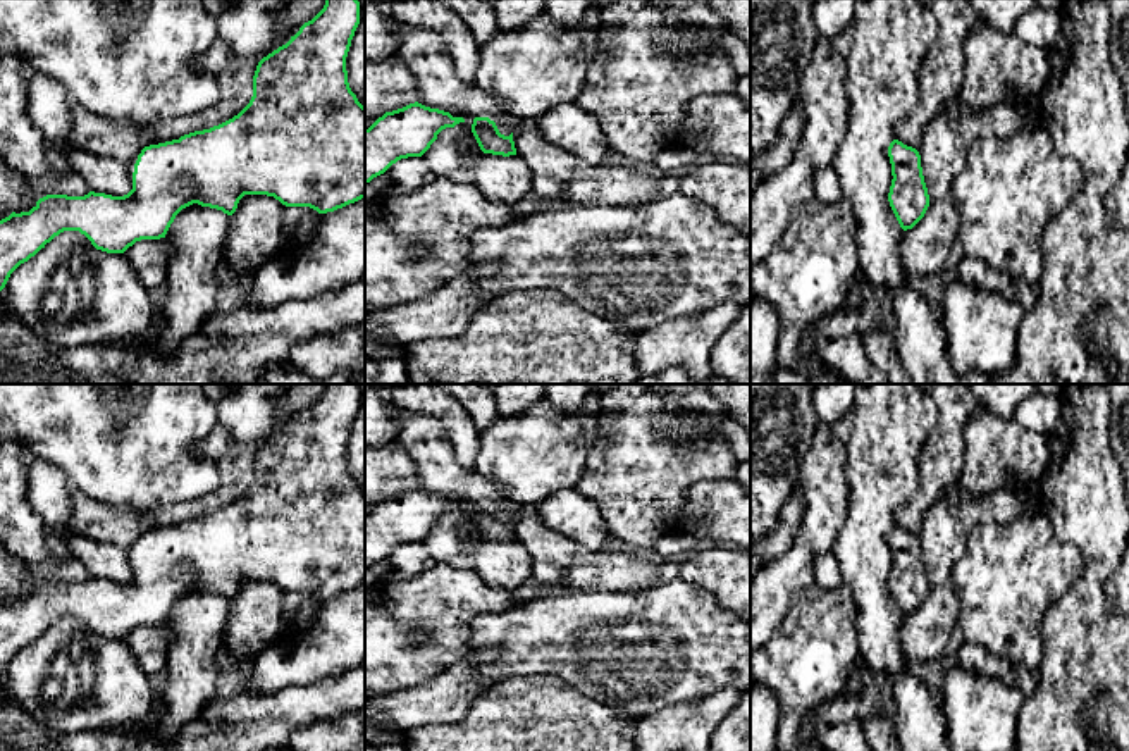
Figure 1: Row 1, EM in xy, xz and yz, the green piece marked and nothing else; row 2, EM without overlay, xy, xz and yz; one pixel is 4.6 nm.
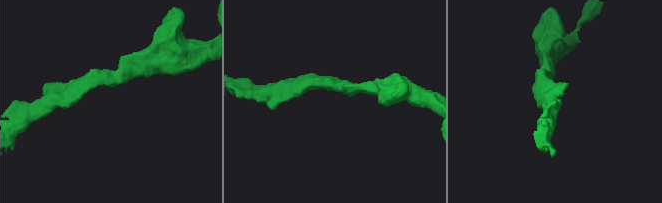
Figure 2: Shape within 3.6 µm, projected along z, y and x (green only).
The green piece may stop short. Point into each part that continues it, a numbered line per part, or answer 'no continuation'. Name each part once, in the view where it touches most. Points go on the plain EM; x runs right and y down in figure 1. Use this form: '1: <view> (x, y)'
no continuation

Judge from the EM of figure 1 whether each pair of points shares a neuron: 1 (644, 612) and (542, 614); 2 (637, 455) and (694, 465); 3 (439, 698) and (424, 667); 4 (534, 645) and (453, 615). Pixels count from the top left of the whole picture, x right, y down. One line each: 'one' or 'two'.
1: one
2: one
3: two
4: two

